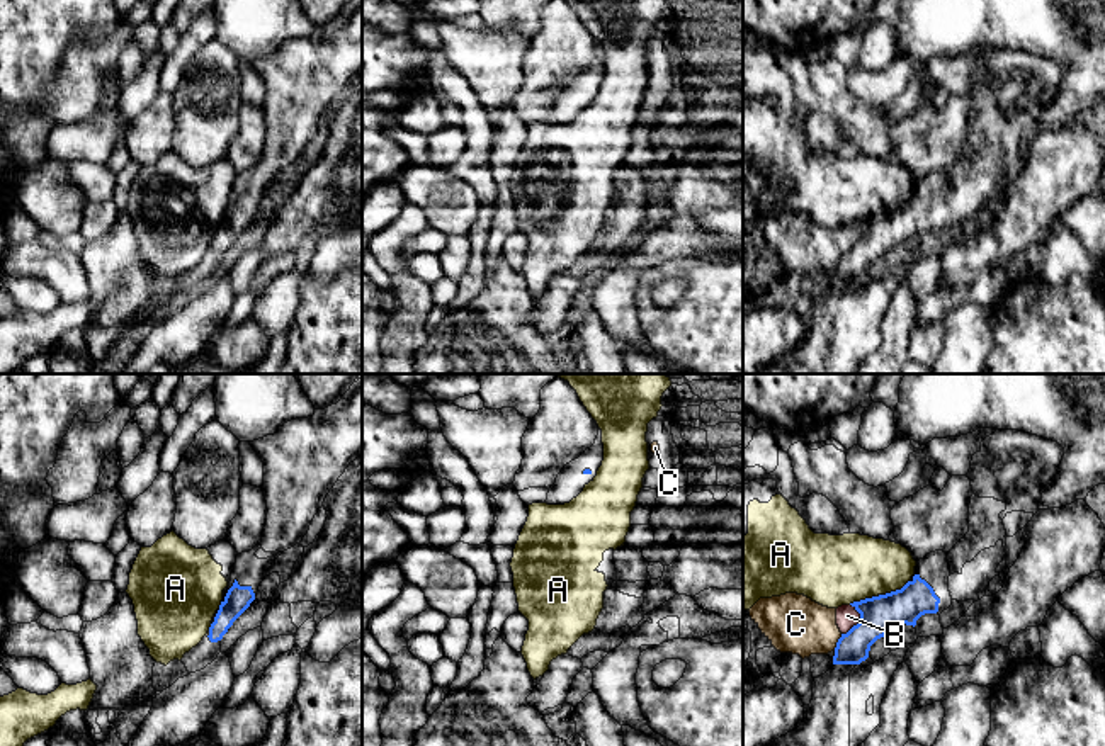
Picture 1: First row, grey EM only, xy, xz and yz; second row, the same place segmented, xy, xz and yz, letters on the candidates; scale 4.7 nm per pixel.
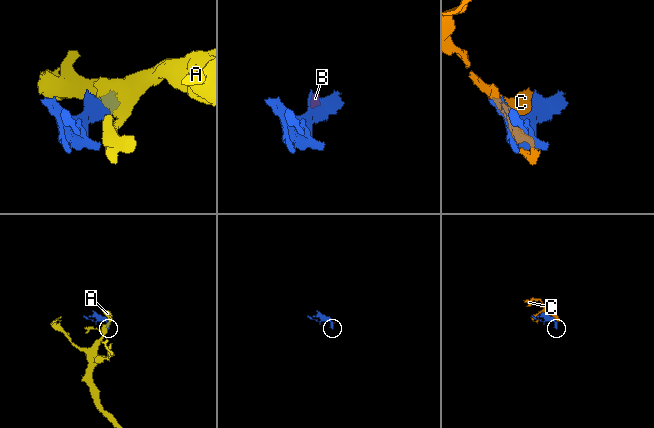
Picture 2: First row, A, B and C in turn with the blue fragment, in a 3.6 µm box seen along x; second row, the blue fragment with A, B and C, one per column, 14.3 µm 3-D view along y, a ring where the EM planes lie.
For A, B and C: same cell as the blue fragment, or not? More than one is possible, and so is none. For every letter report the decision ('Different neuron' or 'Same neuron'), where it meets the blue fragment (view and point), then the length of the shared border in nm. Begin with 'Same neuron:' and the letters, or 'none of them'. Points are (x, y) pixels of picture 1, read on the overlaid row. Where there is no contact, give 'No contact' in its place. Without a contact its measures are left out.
Same neuron: none of them
A: Different neuron. Touches blue at yz (893, 592). Shared border 160 nm
B: Different neuron. Touches blue at yz (861, 621). Shared border 160 nm
C: Different neuron. Touches blue at yz (837, 643). Shared border 90 nm

